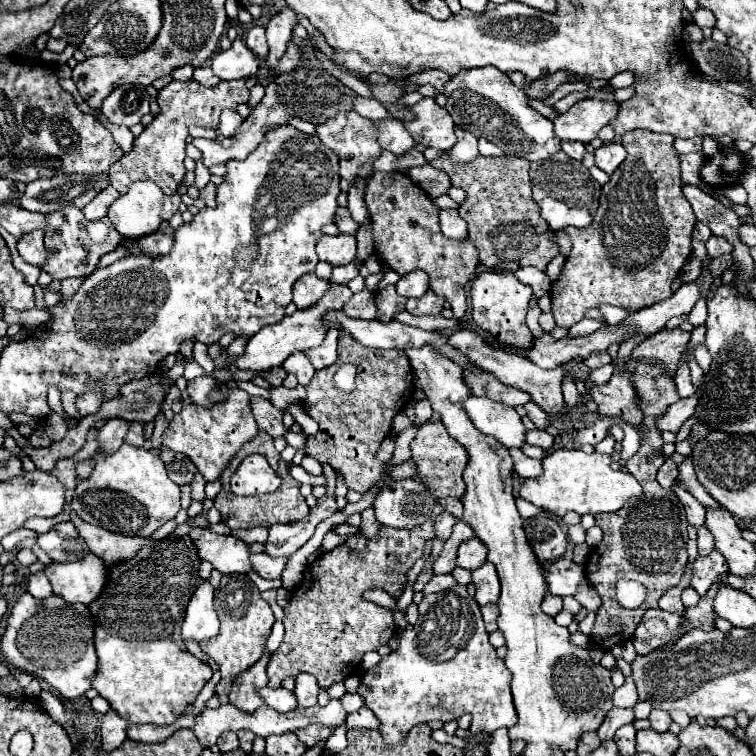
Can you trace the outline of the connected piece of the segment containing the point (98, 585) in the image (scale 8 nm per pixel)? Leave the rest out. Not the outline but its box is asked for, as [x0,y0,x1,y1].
[44,554,110,606]

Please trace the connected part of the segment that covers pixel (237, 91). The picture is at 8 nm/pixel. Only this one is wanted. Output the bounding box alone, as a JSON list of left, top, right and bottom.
[110,80,248,194]

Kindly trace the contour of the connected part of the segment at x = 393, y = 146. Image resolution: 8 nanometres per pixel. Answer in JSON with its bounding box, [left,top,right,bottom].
[374,118,414,158]

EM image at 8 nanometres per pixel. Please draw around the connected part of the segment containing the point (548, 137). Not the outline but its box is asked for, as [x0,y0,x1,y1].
[444,66,560,162]

